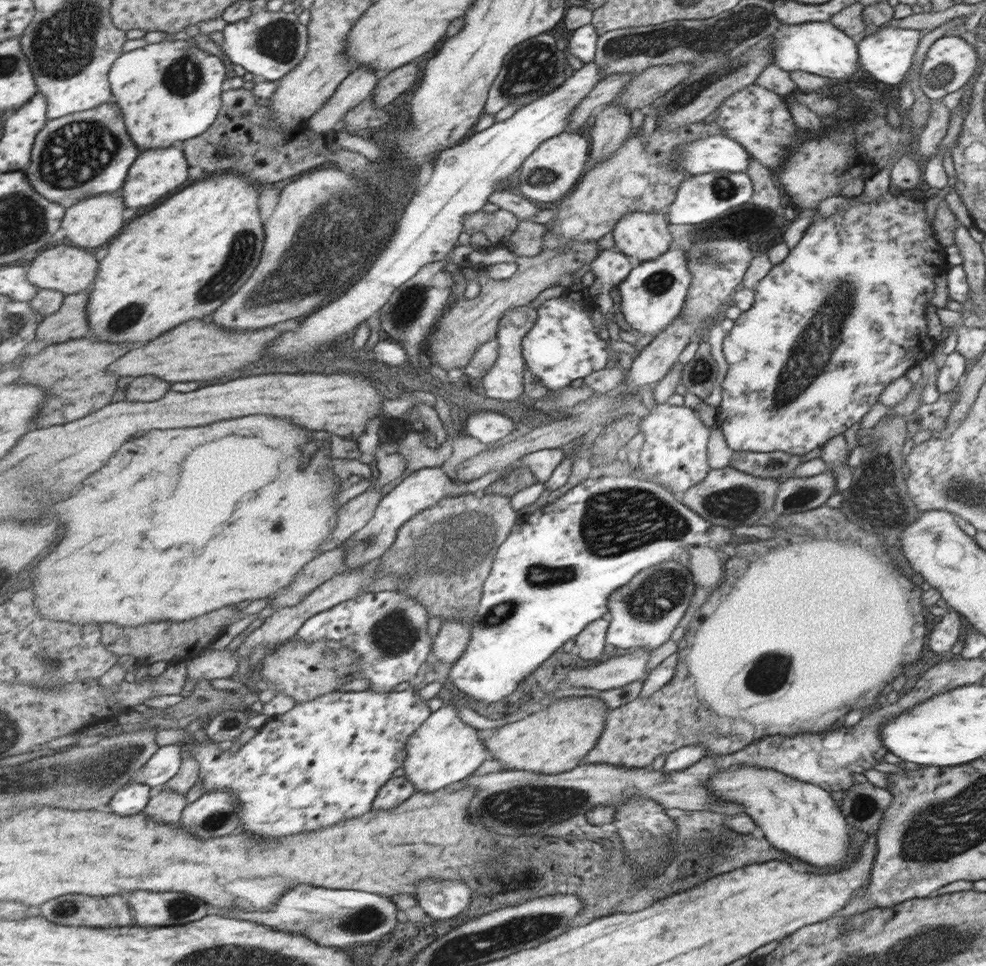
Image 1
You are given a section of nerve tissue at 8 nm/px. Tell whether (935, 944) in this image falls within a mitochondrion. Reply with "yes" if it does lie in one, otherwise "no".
yes

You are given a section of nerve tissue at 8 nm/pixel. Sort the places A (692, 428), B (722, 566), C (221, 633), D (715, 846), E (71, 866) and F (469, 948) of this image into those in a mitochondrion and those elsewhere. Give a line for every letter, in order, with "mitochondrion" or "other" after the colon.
A: other
B: other
C: other
D: mitochondrion
E: other
F: mitochondrion

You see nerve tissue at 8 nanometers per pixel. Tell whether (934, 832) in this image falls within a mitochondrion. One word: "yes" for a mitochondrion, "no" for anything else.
yes

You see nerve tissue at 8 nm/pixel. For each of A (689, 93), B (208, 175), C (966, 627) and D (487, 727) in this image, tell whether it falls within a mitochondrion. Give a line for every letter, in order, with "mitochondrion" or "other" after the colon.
A: mitochondrion
B: other
C: other
D: other

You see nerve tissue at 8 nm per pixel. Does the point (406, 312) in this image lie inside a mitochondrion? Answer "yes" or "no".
yes

